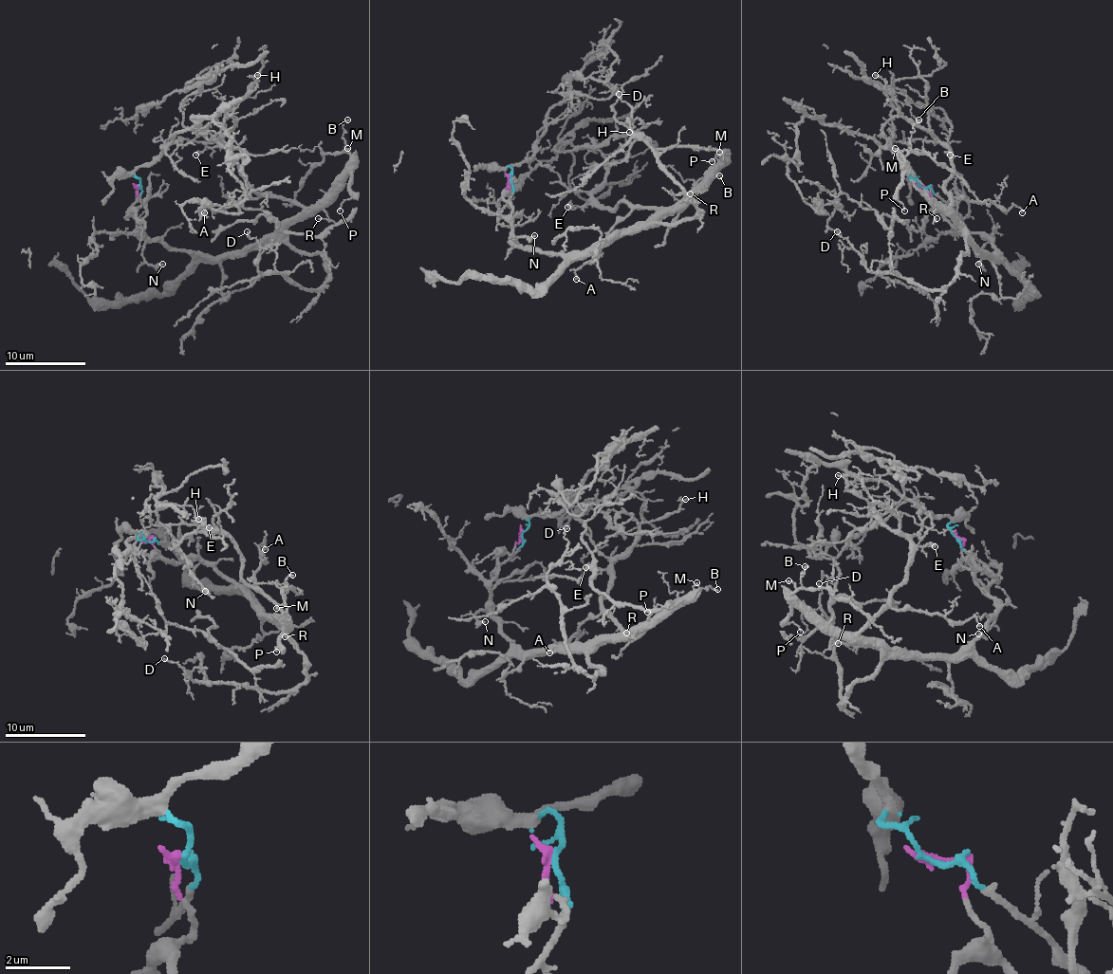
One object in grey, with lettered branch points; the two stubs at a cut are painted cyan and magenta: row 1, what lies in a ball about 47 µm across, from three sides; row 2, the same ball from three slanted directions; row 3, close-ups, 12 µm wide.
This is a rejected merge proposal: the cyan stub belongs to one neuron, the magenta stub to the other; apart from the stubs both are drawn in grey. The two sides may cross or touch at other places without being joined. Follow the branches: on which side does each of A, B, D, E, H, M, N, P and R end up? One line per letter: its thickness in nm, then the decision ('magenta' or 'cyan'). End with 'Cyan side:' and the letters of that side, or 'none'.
A: 140 nm | magenta
B: 130 nm | magenta
D: 130 nm | magenta
E: 360 nm | magenta
H: 130 nm | magenta
M: 110 nm | magenta
N: 190 nm | magenta
P: 120 nm | magenta
R: 110 nm | magenta
Cyan side: none

